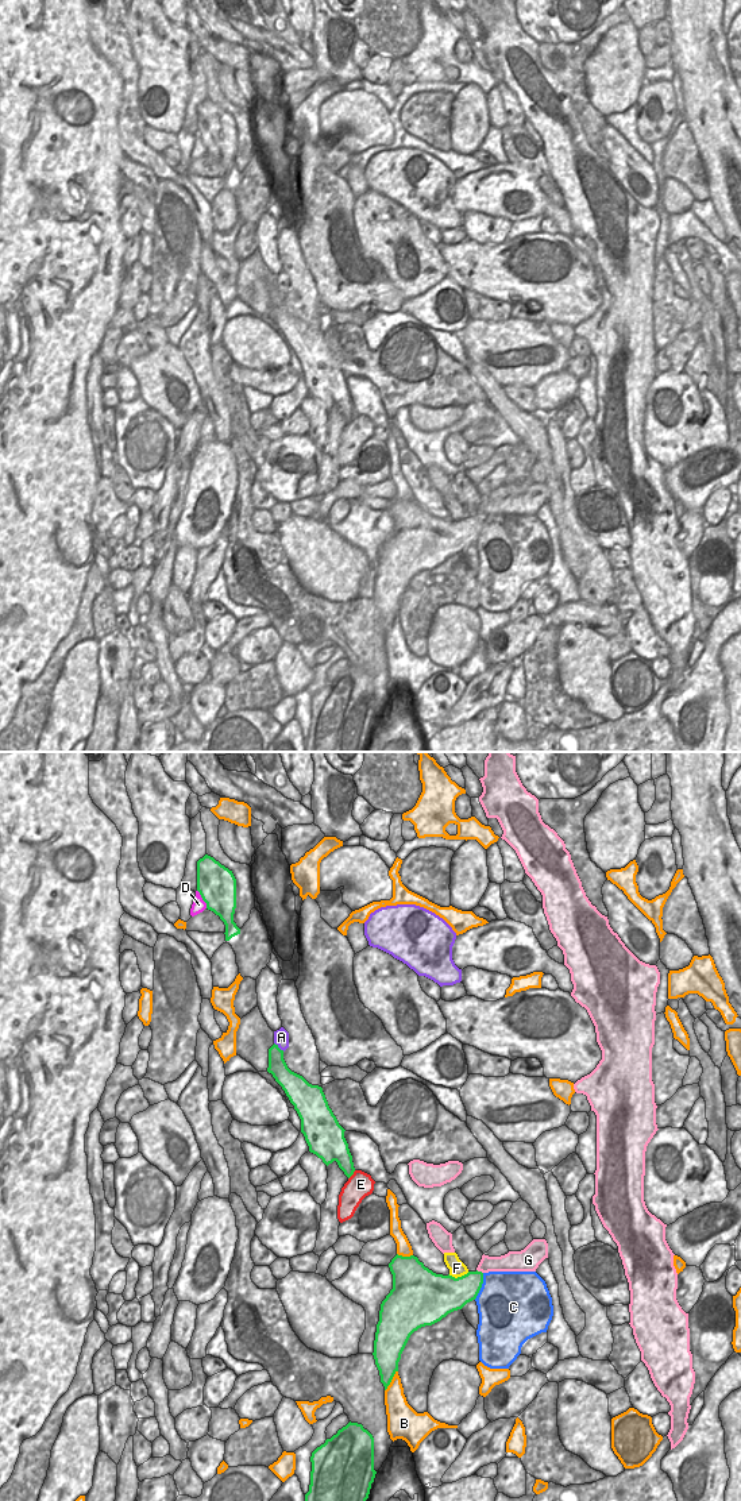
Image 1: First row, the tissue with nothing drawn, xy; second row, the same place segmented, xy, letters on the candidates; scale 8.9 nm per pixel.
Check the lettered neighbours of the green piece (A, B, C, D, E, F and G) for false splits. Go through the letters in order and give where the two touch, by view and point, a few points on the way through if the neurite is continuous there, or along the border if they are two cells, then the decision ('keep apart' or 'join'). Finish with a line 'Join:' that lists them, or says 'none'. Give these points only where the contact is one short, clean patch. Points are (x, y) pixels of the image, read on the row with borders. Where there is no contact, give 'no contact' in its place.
A: meets green in xy at (278, 1048); border along xy (274, 1042), (284, 1050); keep apart
B: meets green in xy at (390, 1381); keep apart
C: meets green in xy at (481, 1287); keep apart
D: meets green in xy at (203, 899); keep apart
E: meets green in xy at (352, 1173); keep apart
F: meets green in xy at (458, 1277); keep apart
G: meets green in xy at (479, 1272); keep apart
Join: none

